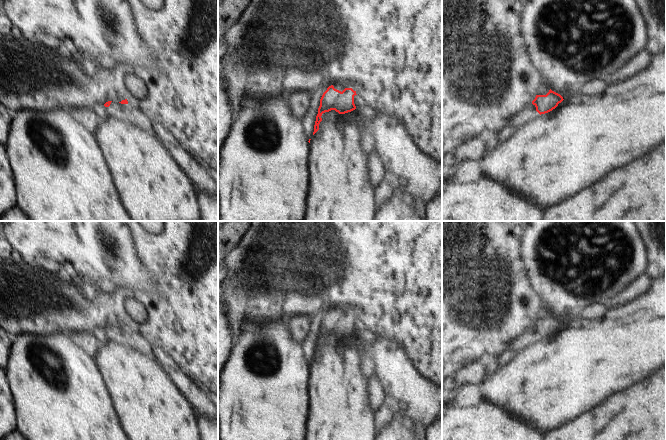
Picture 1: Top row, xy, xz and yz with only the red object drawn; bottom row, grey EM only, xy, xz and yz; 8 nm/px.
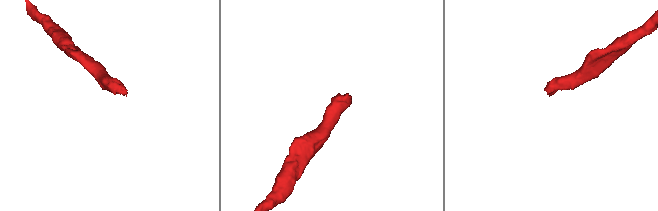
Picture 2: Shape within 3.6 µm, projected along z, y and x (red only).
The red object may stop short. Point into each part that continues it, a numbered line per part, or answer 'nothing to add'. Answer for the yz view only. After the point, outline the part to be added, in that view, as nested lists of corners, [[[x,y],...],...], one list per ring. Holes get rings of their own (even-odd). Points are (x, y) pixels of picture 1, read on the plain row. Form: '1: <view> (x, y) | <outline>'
1: yz (529, 337) | [[[530,327],[516,341],[510,344],[509,350],[519,354],[525,348],[539,341],[540,338],[536,335],[535,329]]]

